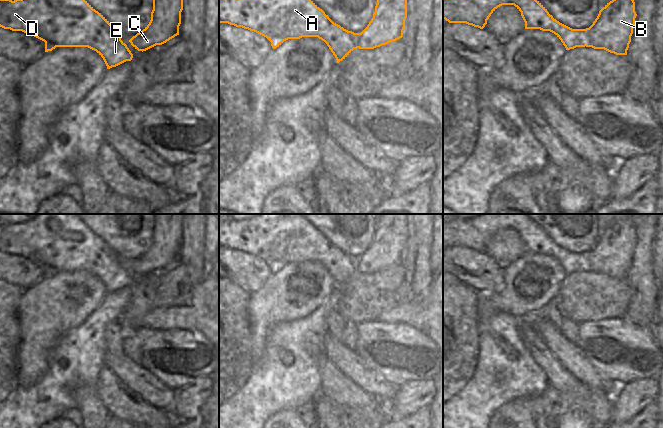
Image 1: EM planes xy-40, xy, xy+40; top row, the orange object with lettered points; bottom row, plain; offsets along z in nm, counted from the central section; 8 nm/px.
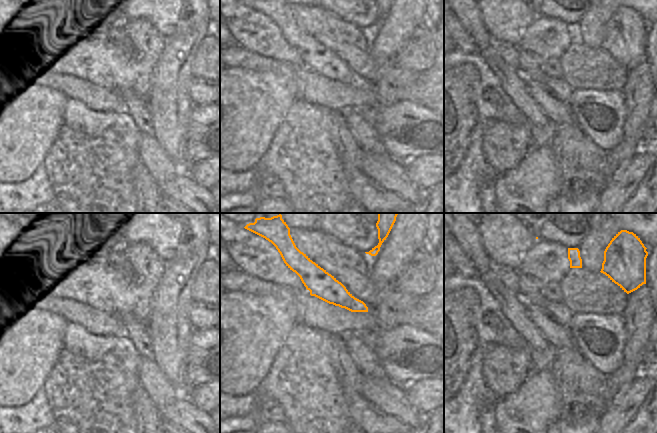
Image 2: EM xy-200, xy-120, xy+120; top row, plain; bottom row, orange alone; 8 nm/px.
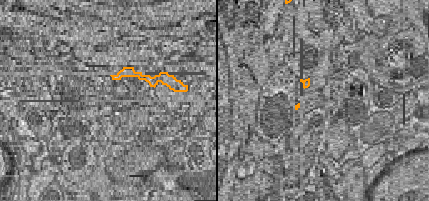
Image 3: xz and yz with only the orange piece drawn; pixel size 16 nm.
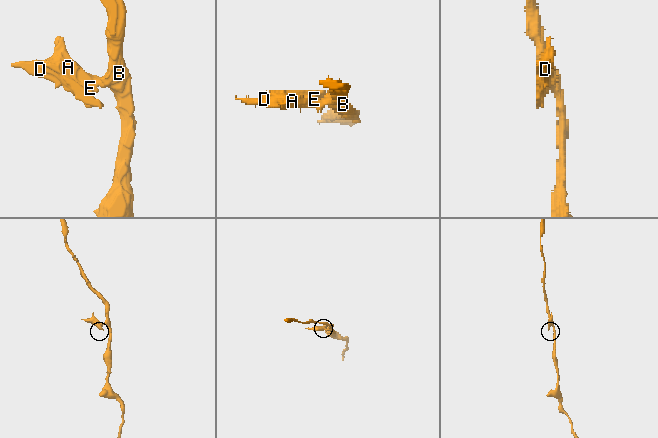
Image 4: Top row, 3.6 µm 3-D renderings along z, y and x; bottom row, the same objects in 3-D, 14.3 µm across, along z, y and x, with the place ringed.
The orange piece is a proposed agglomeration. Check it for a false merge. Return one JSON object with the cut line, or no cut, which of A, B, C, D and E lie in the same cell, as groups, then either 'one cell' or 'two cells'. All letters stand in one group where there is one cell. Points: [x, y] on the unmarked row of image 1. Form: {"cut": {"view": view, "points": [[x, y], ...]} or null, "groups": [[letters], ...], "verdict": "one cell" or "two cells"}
{"cut": {"view": "xy+40", "points": [[589, 252], [589, 265], [585, 269]]}, "groups": [["A", "D", "E"], ["B", "C"]], "verdict": "two cells"}

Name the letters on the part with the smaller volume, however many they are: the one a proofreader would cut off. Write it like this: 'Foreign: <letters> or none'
Foreign: A, D, E

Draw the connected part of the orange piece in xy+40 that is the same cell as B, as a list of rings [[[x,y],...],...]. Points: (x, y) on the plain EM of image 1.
[[[633,219],[616,221],[599,235],[589,251],[589,266],[586,271],[627,279],[636,240]]]

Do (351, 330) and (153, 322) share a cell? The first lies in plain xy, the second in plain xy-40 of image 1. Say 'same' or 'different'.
different

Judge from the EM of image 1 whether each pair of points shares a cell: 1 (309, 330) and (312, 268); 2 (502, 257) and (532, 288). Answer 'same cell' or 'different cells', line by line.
1: different cells
2: different cells

